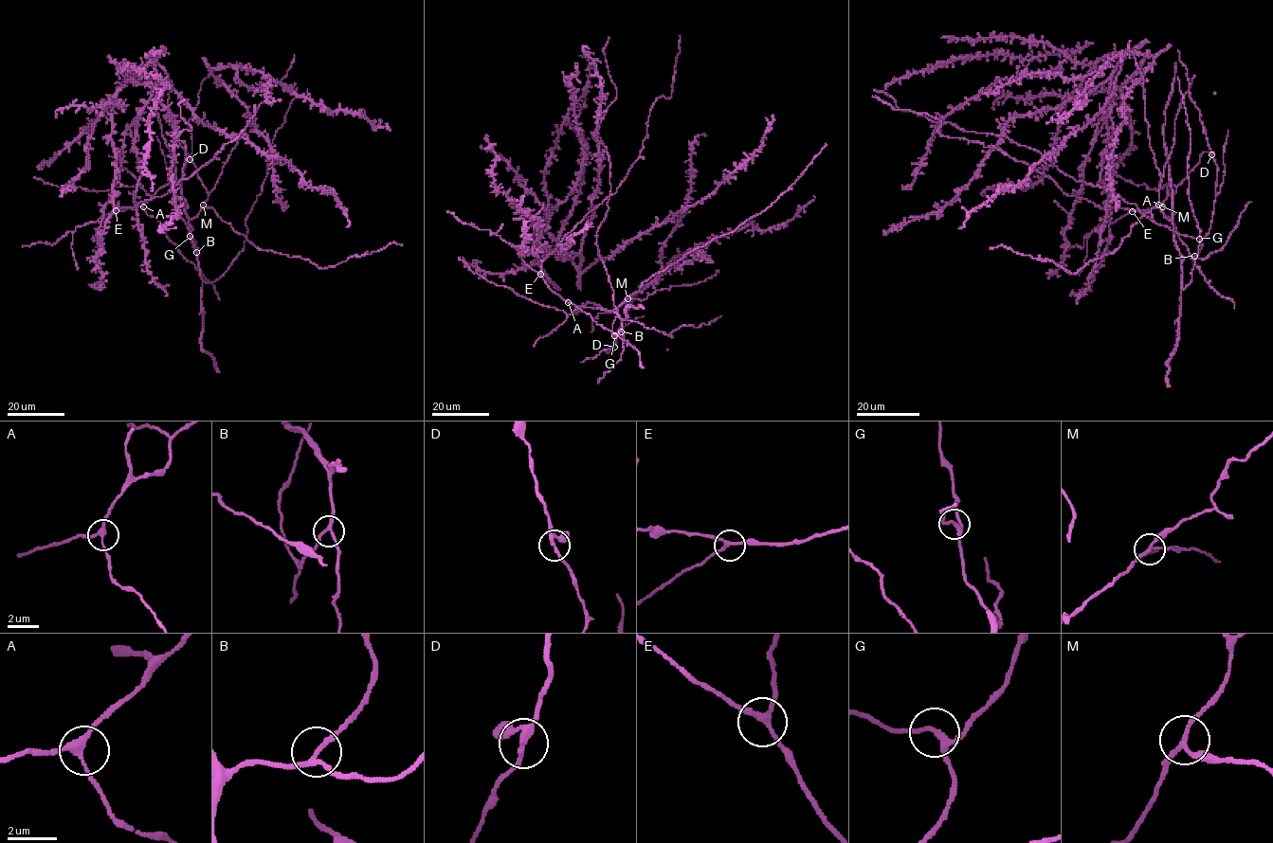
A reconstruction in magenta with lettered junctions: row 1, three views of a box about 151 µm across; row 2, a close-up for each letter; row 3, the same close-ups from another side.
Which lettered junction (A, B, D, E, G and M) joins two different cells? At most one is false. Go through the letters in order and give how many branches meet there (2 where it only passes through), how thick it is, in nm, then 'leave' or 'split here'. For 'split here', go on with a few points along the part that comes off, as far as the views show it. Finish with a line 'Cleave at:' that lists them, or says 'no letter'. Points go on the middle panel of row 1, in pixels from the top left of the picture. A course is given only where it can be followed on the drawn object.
A: 3 branches meet; 240 nm thick; leave
B: 3 branches meet; 190 nm thick; leave
D: 3 branches meet; 200 nm thick; leave
E: 3 branches meet; 200 nm thick; leave
G: 3 branches meet; 200 nm thick; leave
M: 3 branches meet; 170 nm thick; leave
Cleave at: no letter

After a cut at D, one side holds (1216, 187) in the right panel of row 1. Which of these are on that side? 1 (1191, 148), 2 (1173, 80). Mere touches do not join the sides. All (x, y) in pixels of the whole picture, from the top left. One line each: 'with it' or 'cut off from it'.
1: with it
2: with it

